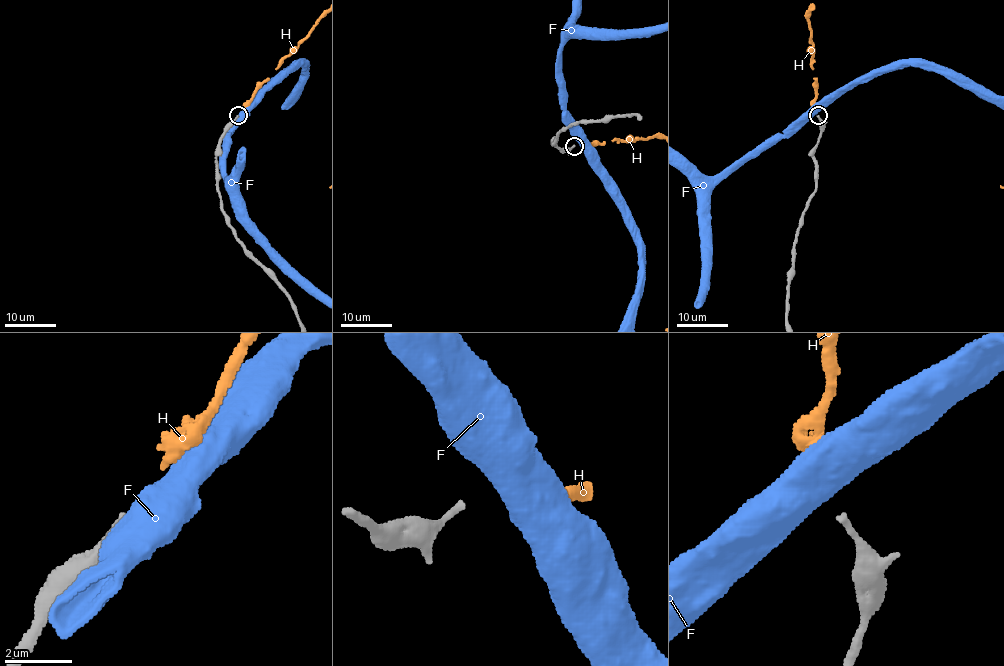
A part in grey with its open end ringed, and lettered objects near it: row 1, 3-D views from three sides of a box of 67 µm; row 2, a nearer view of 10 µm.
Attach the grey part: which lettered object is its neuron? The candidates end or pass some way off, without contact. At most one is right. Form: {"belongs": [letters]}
{"belongs": ["H"]}

